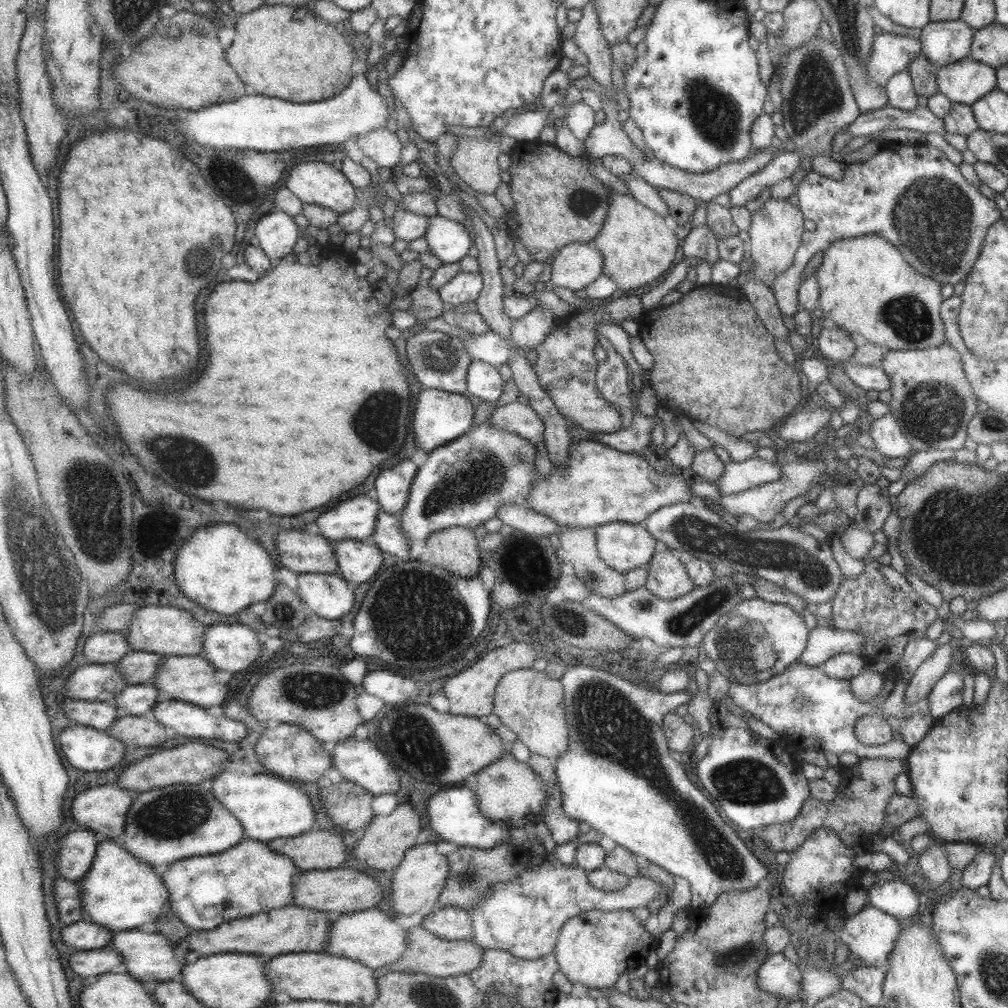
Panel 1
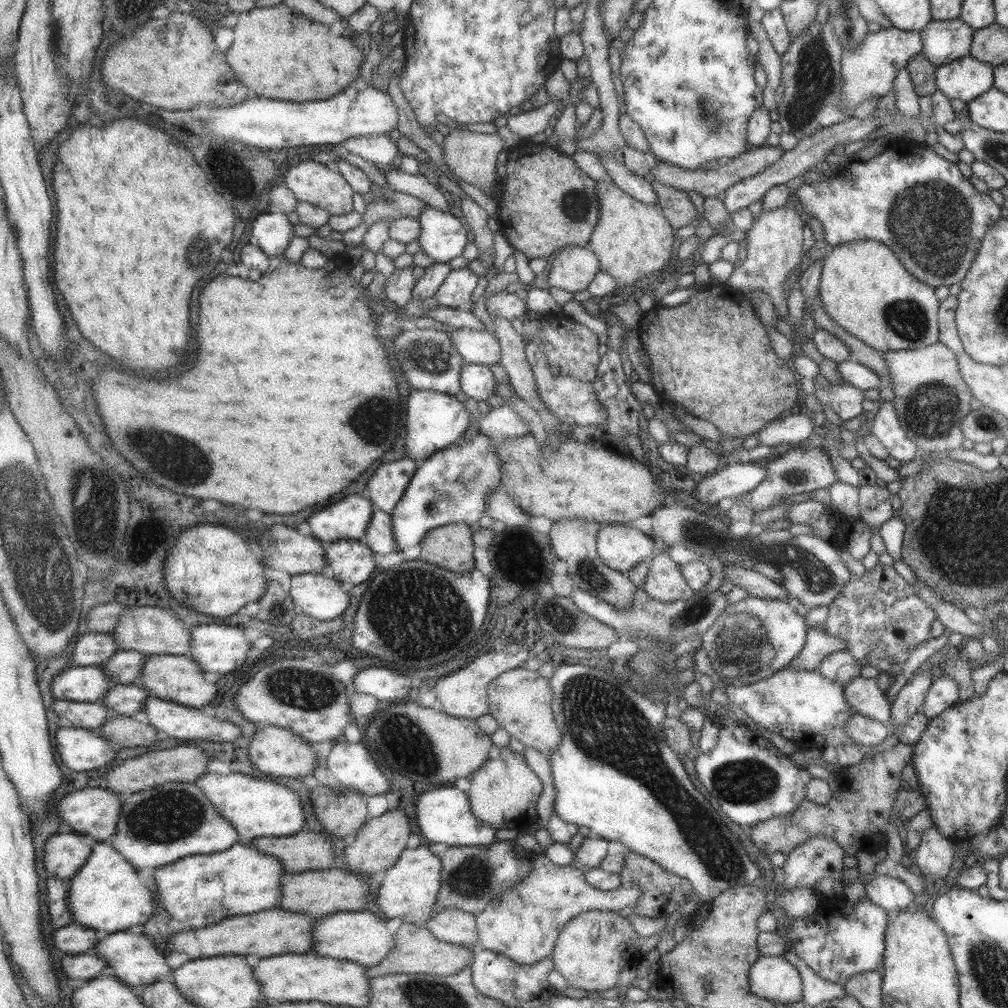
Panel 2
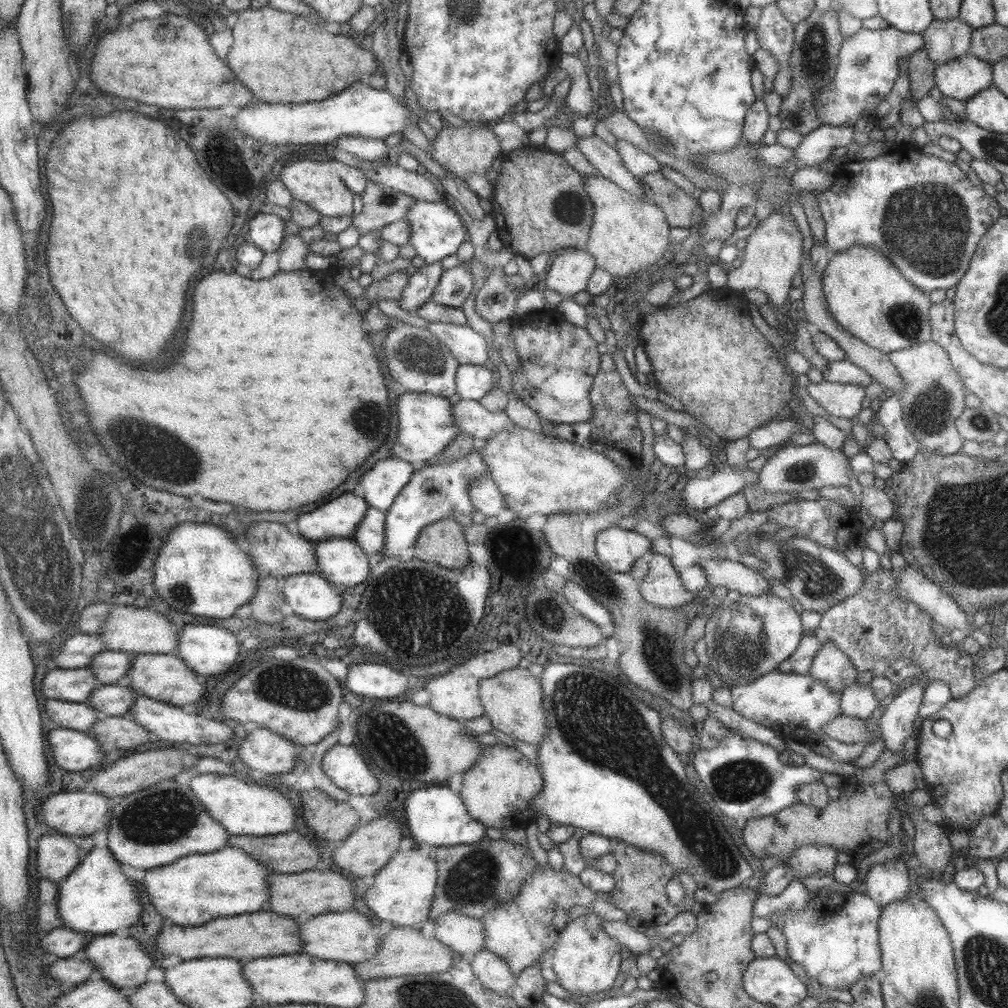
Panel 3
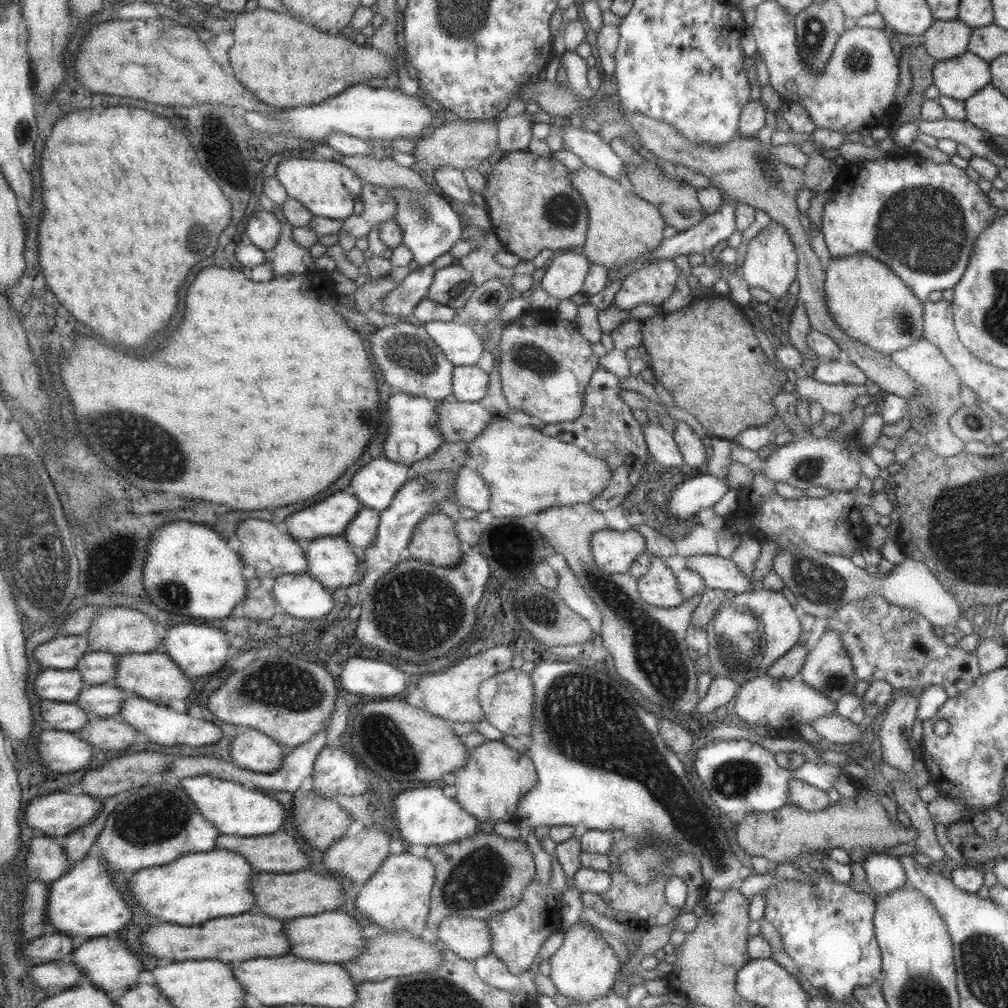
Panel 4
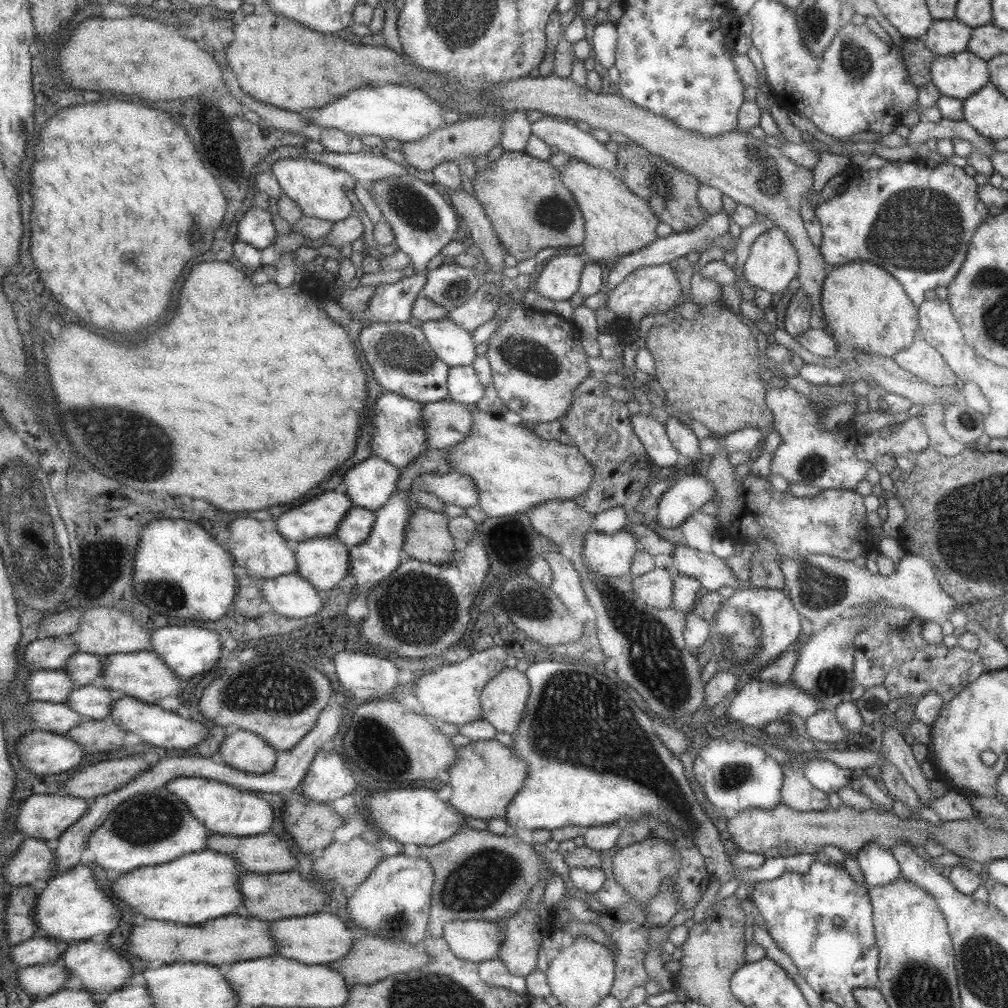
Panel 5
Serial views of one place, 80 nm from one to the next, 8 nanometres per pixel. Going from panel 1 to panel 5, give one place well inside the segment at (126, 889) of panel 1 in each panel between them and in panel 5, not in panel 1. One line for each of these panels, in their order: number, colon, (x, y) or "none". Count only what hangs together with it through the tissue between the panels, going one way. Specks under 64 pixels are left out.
2: (107, 896)
3: (97, 898)
4: (84, 903)
5: (72, 907)

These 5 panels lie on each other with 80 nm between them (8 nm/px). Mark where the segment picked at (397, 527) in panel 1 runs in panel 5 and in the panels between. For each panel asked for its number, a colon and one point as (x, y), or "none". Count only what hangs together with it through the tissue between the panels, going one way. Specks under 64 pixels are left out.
2: (378, 536)
3: (368, 535)
4: (360, 532)
5: (356, 524)

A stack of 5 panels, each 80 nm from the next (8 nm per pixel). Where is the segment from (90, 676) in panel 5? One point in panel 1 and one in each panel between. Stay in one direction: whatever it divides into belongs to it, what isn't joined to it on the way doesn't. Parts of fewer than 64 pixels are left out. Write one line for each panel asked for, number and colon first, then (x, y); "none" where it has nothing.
1: (137, 667)
2: (123, 668)
3: (110, 667)
4: (97, 668)

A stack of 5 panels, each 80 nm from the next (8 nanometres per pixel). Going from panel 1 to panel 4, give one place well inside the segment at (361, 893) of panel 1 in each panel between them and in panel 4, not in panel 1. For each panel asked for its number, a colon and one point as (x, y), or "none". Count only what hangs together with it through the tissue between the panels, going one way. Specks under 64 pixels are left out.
2: (321, 893)
3: (315, 891)
4: (284, 896)

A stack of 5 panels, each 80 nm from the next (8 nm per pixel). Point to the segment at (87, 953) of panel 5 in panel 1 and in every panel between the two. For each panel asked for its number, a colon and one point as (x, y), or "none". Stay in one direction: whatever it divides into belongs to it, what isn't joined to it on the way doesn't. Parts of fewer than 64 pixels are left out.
1: (148, 958)
2: (135, 960)
3: (121, 961)
4: (108, 964)

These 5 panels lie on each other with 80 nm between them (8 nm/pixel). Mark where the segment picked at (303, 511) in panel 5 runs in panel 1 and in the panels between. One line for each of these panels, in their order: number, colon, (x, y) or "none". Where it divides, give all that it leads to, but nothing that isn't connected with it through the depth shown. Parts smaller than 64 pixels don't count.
1: (354, 519)
2: (346, 519)
3: (339, 517)
4: (329, 517)

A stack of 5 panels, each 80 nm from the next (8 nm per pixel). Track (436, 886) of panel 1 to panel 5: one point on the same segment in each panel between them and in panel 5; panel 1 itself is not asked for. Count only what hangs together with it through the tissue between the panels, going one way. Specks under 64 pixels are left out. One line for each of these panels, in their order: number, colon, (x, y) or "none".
2: (409, 888)
3: (402, 892)
4: (396, 899)
5: (393, 902)

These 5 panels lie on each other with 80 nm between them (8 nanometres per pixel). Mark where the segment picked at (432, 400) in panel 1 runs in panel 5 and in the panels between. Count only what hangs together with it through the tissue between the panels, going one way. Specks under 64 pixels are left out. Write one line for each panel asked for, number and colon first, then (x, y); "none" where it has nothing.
2: (433, 421)
3: (425, 428)
4: (413, 435)
5: (397, 437)

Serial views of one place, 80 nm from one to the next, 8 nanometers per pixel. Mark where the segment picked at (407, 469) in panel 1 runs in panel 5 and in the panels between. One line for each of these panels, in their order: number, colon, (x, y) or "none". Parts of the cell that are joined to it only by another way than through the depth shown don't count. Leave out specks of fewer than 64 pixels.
2: (384, 488)
3: (379, 485)
4: (373, 485)
5: (369, 484)

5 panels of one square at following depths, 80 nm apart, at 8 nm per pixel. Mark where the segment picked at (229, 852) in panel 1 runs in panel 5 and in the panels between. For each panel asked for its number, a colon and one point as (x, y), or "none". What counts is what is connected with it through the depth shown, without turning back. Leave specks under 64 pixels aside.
2: (198, 890)
3: (197, 888)
4: (199, 886)
5: (199, 886)

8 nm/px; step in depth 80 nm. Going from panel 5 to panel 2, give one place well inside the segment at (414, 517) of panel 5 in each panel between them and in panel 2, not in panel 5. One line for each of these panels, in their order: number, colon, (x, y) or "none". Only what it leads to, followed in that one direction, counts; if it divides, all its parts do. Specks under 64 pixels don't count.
2: (449, 546)
3: (442, 543)
4: (433, 541)

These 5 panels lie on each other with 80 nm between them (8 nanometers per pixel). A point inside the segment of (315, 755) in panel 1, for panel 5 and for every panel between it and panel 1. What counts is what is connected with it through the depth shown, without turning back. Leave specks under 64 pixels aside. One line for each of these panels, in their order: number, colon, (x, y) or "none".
2: (272, 750)
3: (264, 752)
4: (250, 750)
5: (241, 750)

